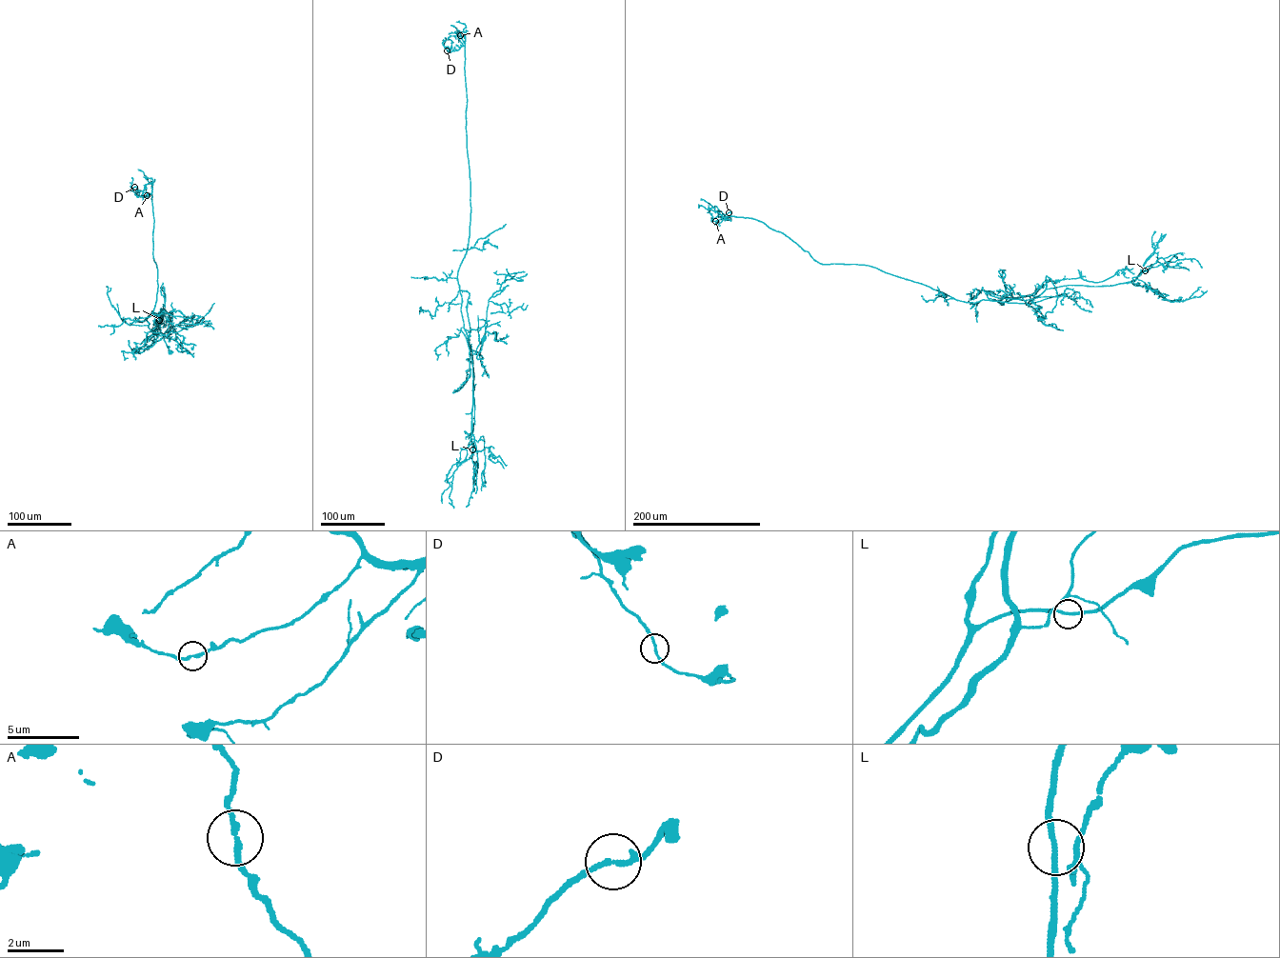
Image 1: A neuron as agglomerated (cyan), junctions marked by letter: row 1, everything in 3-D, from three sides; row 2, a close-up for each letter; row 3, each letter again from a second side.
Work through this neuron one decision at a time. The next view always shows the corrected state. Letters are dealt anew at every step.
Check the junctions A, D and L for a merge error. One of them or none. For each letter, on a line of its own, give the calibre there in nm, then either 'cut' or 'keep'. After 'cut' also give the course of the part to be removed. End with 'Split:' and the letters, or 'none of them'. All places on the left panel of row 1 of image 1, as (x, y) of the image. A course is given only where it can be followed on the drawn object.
A: calibre 200 nm; keep
D: calibre 180 nm; keep
L: calibre 180 nm; cut; course (159, 320), (150, 346), (140, 353), (135, 346)
Split: L

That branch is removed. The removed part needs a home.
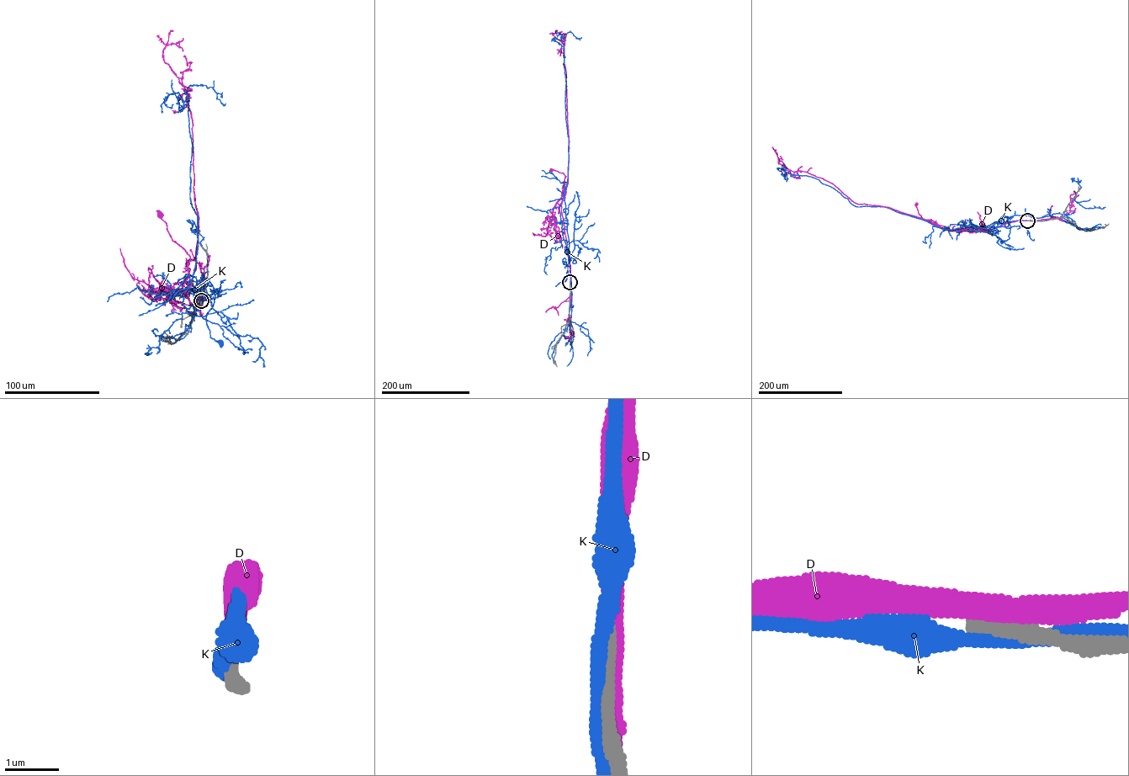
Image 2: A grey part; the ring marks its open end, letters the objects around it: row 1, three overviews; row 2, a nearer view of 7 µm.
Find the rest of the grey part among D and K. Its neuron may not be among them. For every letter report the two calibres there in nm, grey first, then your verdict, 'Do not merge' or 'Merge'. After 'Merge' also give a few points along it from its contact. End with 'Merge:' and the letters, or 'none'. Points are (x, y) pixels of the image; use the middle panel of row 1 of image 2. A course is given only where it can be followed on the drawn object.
D: Thickness 320 nm (grey) against 380 nm. Do not merge
K: Thickness 240 nm (grey) against 300 nm. Do not merge
Merge: none

